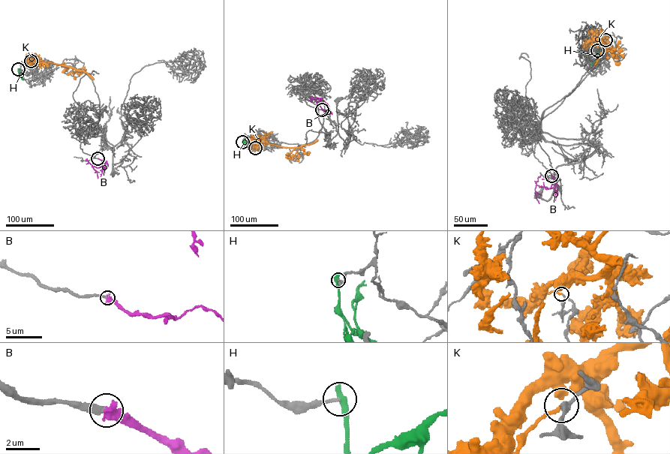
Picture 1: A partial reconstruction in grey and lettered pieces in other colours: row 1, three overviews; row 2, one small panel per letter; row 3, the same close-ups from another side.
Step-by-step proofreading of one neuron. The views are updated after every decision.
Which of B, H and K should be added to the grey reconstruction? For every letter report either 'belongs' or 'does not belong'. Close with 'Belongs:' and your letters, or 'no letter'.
B: belongs
H: does not belong
K: does not belong
Belongs: B

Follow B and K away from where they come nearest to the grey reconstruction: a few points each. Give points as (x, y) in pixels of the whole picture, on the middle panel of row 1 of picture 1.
B: (322, 109), (325, 112), (316, 102), (316, 98), (320, 97), (322, 100)
K: (255, 148), (260, 143), (297, 147), (312, 144), (318, 139)

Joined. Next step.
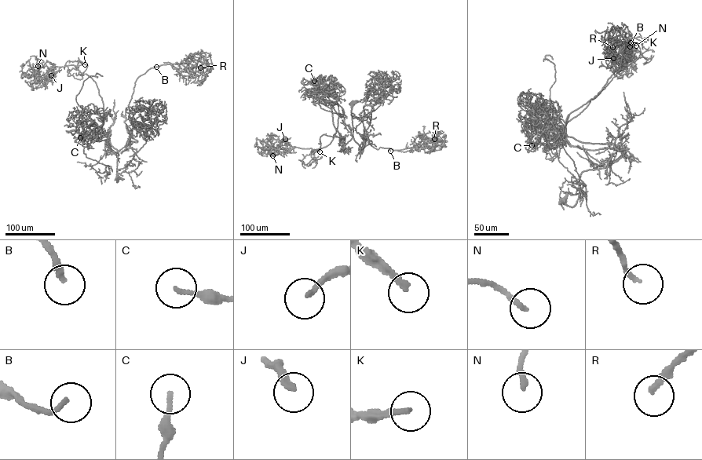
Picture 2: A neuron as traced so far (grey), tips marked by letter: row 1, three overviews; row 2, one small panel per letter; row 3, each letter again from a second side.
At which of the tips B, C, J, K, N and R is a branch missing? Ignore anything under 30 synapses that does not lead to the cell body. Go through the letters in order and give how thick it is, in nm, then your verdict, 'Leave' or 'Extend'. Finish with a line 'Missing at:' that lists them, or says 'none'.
B: Thickness 190 nm. Extend
C: Thickness 140 nm. Leave
J: Thickness 220 nm. Extend
K: Thickness 190 nm. Leave
N: Thickness 180 nm. Leave
R: Thickness 170 nm. Leave
Missing at: B, J

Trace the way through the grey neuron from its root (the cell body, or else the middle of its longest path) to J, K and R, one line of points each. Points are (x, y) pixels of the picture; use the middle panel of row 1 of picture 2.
J: (352, 104), (352, 134), (344, 147), (333, 123), (337, 104), (338, 128), (328, 145), (301, 148), (285, 139)
K: (352, 104), (352, 138), (341, 145), (333, 123), (334, 104), (336, 132), (328, 145), (311, 147), (319, 151)
R: (352, 104), (362, 150), (371, 143), (364, 105), (377, 149), (434, 139)

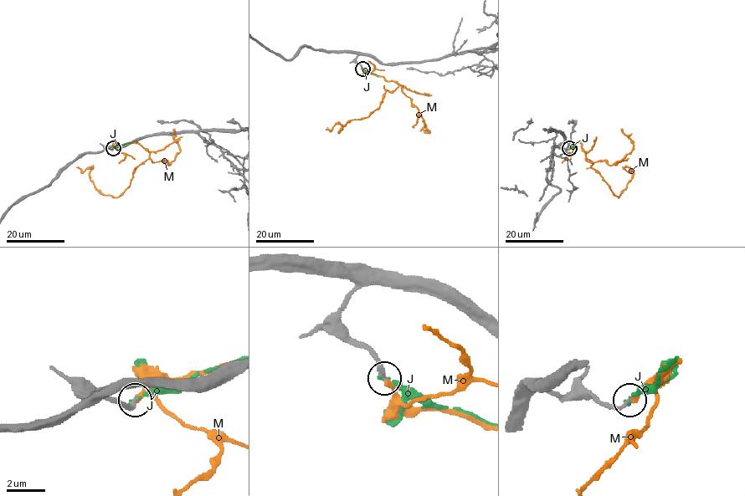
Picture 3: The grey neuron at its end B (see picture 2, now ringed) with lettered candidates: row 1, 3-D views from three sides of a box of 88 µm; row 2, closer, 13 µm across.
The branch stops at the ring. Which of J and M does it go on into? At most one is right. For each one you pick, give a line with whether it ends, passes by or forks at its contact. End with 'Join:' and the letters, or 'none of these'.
M: It ends there
Join: M

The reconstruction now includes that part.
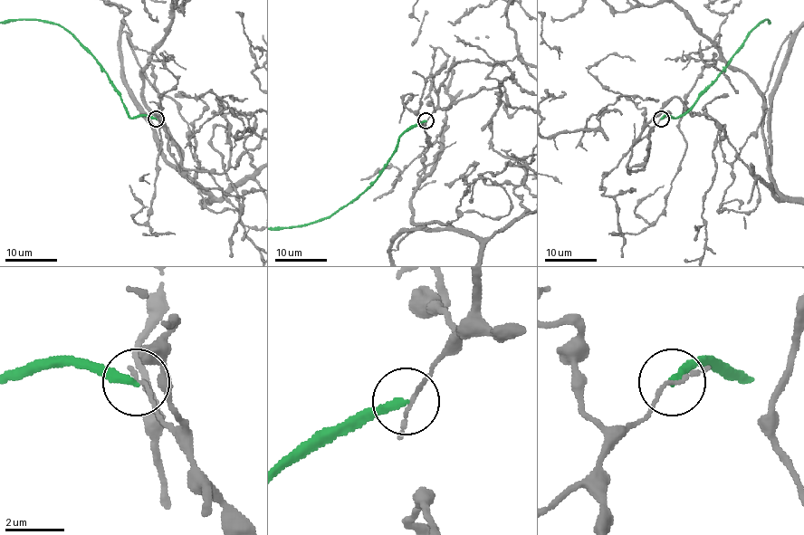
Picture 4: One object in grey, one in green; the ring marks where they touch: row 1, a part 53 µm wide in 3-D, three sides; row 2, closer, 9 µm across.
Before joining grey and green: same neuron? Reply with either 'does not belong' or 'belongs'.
does not belong

